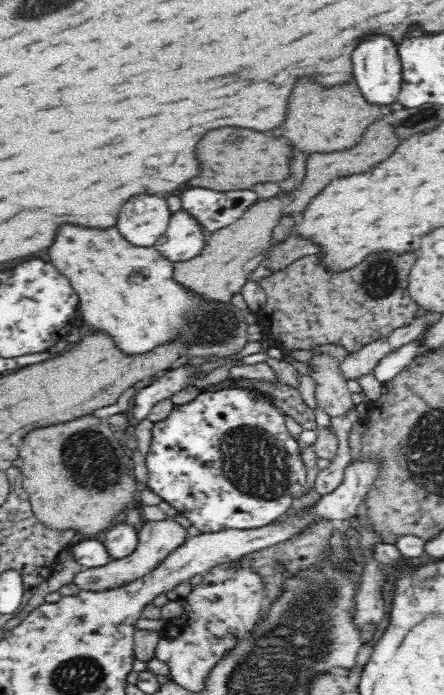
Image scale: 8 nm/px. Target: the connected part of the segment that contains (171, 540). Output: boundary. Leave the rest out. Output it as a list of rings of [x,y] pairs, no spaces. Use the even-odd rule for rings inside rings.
[[[168,517],[166,520],[141,522],[141,527],[137,528],[138,542],[136,550],[122,560],[111,560],[106,566],[100,568],[88,568],[72,580],[74,586],[78,586],[80,590],[87,591],[104,591],[112,588],[120,587],[122,583],[131,583],[137,579],[143,578],[146,574],[151,574],[158,565],[162,564],[174,550],[178,550],[184,542],[189,538],[188,530],[182,527],[174,517]]]

